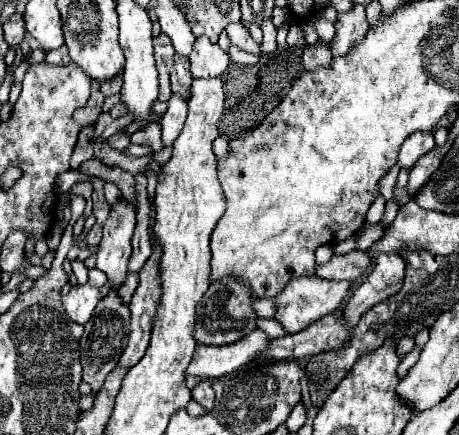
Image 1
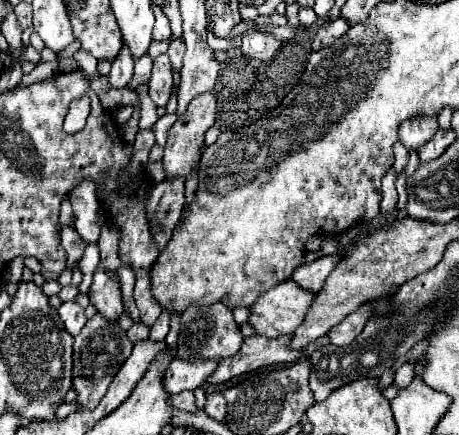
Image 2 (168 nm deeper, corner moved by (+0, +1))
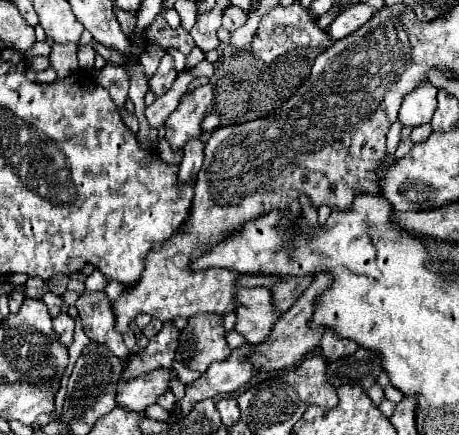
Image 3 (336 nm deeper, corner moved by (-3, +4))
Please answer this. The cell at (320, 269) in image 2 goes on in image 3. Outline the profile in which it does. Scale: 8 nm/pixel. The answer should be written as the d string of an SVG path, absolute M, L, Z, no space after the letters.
M298 276L298 278L282 278L278 284L272 286L272 298L280 312L286 312L300 294L312 284L314 276Z

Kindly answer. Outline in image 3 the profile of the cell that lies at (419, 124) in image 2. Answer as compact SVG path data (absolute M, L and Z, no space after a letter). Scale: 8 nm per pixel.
M430 82L422 84L414 92L410 92L404 98L402 108L400 108L400 116L398 116L400 124L410 126L410 128L428 124L436 110L436 94L438 94L438 90Z

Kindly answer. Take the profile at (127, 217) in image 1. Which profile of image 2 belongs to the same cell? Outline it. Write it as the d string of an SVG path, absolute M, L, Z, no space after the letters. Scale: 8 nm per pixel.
M97 269L89 289L89 301L107 321L119 321L123 313L119 279L111 279L105 271Z

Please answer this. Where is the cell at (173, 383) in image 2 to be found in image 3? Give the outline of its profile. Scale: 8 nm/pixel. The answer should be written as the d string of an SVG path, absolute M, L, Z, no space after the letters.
M160 368L154 372L148 372L144 376L138 376L134 380L120 380L118 392L116 392L116 404L124 406L128 410L144 410L150 404L158 400L160 394L170 390L170 380L176 378L176 372L172 368Z

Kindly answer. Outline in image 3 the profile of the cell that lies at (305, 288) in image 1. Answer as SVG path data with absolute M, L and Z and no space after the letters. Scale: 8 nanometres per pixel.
M240 288L236 314L236 330L252 344L266 340L272 332L272 324L282 316L268 288Z

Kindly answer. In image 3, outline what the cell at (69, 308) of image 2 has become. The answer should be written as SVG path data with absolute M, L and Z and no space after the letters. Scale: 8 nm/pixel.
M60 312L54 318L54 332L58 334L58 338L60 338L62 344L70 346L72 338L74 338L74 318L68 312Z

